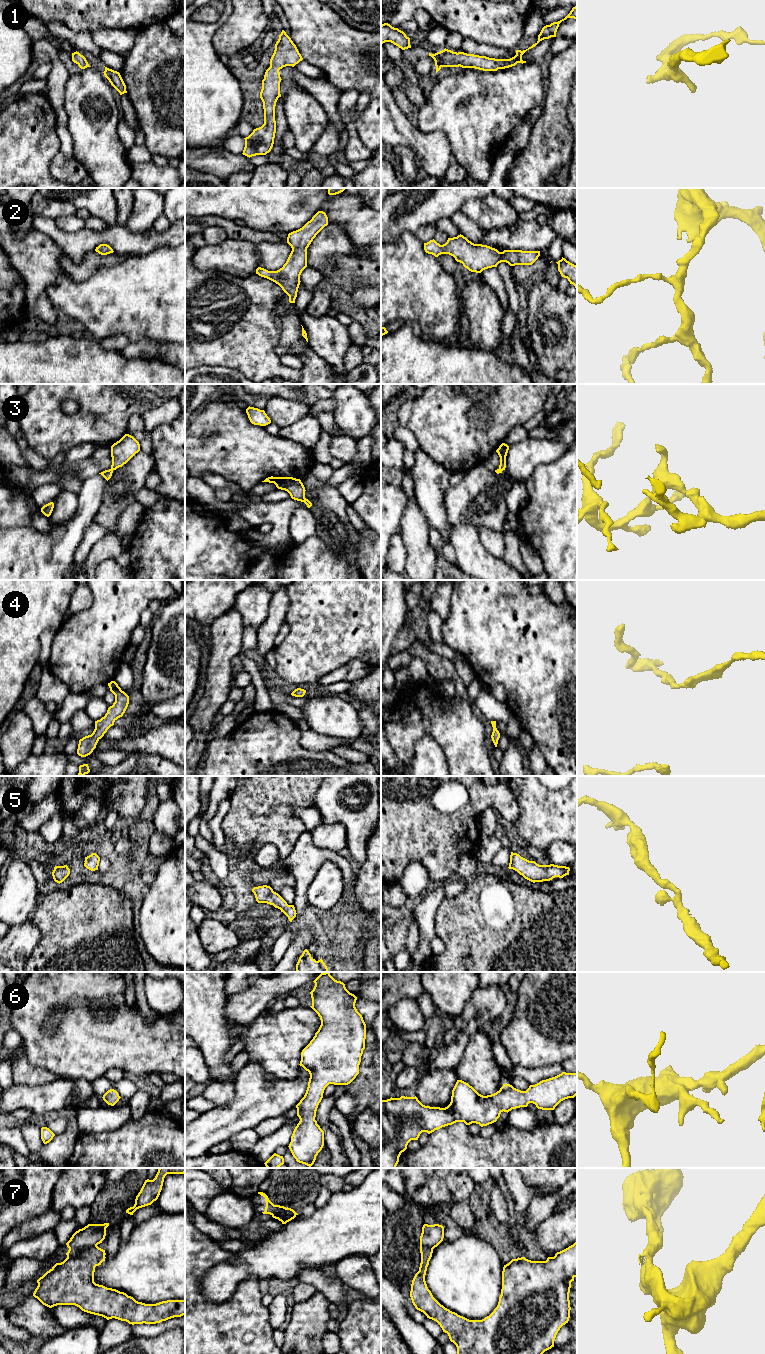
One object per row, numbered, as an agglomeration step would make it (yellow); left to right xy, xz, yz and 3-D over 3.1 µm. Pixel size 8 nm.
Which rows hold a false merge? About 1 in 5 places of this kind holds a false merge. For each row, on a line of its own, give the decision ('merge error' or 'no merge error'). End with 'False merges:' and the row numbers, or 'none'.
1: no merge error
2: no merge error
3: no merge error
4: no merge error
5: no merge error
6: no merge error
7: merge error
False merges: 7

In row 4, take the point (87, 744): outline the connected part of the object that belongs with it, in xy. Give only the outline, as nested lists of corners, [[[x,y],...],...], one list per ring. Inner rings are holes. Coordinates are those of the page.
[[[111,681],[108,683],[108,686],[110,691],[115,695],[115,702],[108,708],[104,717],[95,721],[93,733],[79,740],[77,754],[81,757],[86,757],[93,752],[98,741],[114,725],[114,722],[123,716],[128,707],[129,696],[121,690],[118,684],[115,681]]]

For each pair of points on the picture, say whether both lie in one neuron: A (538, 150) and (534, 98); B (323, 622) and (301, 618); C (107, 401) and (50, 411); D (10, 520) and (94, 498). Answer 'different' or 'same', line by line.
A: different
B: same
C: same
D: different

